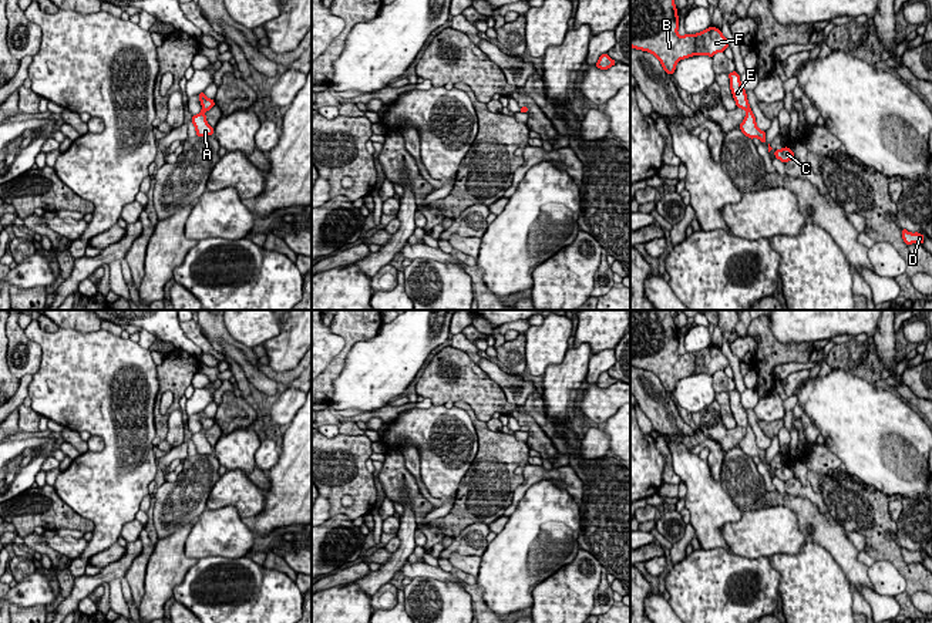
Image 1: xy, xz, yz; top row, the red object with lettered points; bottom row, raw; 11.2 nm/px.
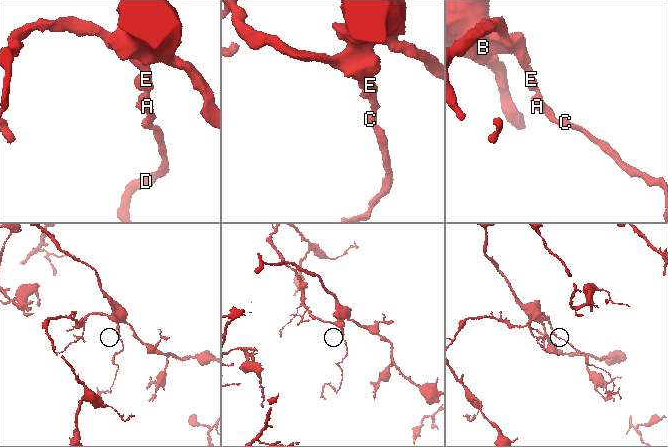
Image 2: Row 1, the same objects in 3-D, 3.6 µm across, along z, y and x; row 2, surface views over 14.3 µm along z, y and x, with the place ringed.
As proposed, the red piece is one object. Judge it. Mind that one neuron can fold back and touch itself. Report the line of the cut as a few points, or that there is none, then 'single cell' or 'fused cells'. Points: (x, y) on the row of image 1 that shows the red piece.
cut none; single cell

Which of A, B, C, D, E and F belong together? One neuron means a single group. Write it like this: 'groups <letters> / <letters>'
groups A B C D E F

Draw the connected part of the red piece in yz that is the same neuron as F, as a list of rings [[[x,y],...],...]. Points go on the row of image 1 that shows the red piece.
[[[630,0],[630,47],[642,51],[652,53],[660,63],[667,74],[673,74],[676,64],[692,55],[709,55],[713,57],[716,53],[724,53],[729,47],[727,38],[723,36],[721,30],[716,27],[709,27],[696,34],[684,34],[683,37],[677,33],[679,16],[674,0]]]

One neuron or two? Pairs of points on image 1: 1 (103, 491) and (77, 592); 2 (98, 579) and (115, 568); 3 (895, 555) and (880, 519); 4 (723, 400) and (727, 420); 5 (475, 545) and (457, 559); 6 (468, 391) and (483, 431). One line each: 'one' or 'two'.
1: two
2: one
3: one
4: one
5: two
6: two

